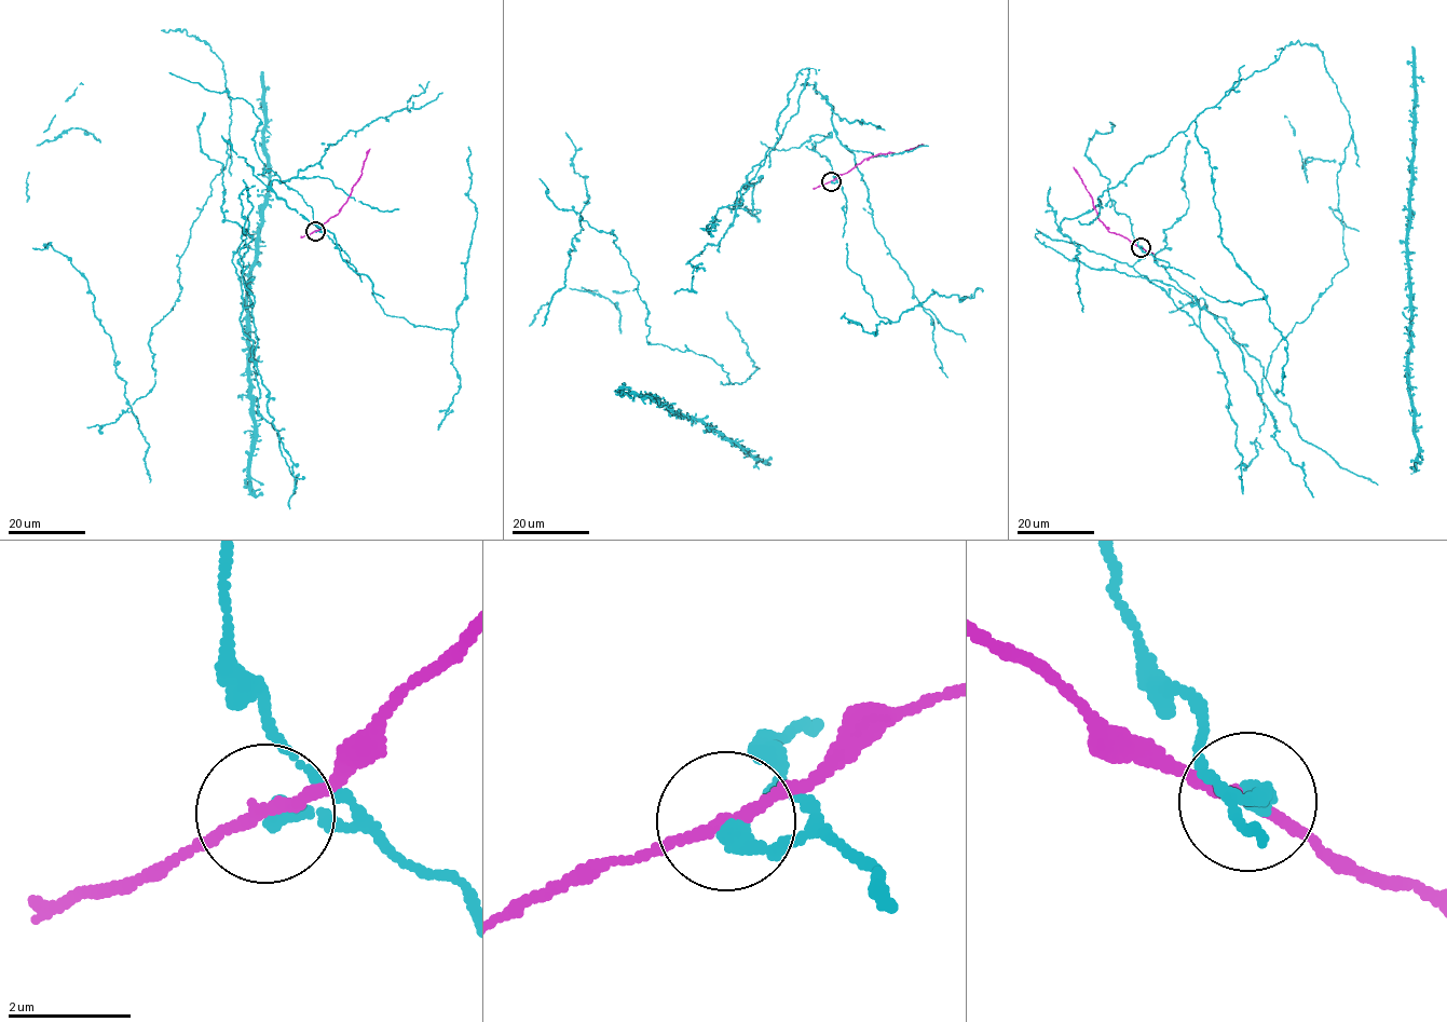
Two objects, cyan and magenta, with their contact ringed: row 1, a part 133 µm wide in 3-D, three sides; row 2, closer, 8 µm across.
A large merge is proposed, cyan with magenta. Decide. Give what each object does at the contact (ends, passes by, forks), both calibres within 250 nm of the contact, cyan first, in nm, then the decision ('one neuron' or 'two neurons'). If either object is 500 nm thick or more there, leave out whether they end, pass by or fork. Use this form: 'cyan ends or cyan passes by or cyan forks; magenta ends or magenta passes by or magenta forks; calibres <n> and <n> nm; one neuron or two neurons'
cyan ends; magenta passes by; calibres 300 and 160 nm; two neurons

